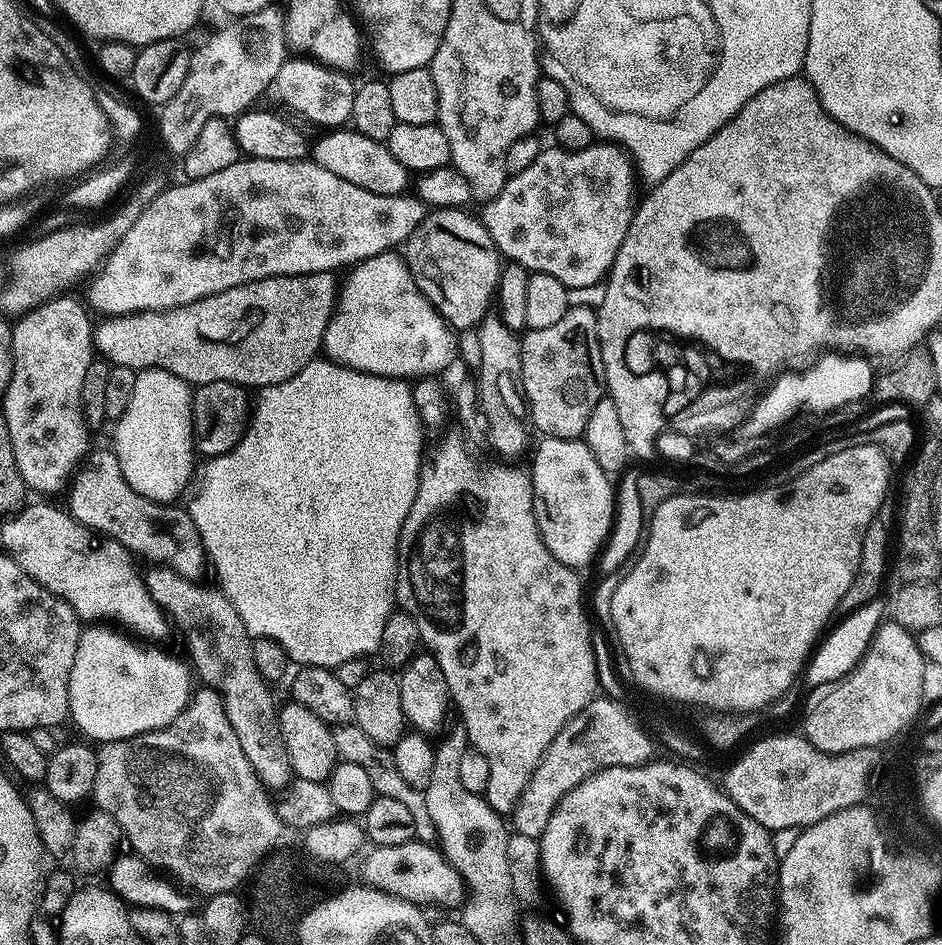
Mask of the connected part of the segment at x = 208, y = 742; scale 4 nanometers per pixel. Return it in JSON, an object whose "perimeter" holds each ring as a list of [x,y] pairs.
{"perimeter":[[[201,687],[195,693],[194,699],[188,707],[184,708],[182,714],[174,722],[170,722],[167,728],[159,728],[154,732],[147,732],[129,740],[109,740],[99,749],[98,755],[100,769],[91,794],[91,799],[96,800],[95,807],[114,818],[114,822],[126,837],[126,842],[128,838],[128,844],[132,847],[129,849],[135,855],[141,856],[147,864],[152,865],[153,869],[163,870],[169,877],[175,878],[185,889],[191,890],[193,893],[195,893],[194,891],[204,892],[203,894],[239,889],[239,884],[252,876],[254,869],[264,860],[266,854],[271,853],[277,847],[275,844],[279,842],[280,832],[282,833],[280,819],[275,812],[273,803],[270,800],[268,802],[268,798],[264,794],[264,792],[266,793],[265,785],[260,783],[254,766],[250,766],[250,758],[246,758],[246,754],[242,754],[242,746],[238,743],[238,734],[234,734],[234,726],[230,726],[230,718],[226,718],[222,698],[212,688]]]}

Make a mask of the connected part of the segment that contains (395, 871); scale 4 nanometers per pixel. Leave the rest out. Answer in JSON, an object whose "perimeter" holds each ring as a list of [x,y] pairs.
{"perimeter":[[[414,839],[402,846],[376,846],[371,850],[372,853],[369,851],[363,857],[363,860],[365,859],[363,883],[367,887],[376,888],[379,892],[385,892],[421,906],[437,904],[440,908],[458,907],[459,909],[465,903],[465,879],[445,858],[439,847]]]}

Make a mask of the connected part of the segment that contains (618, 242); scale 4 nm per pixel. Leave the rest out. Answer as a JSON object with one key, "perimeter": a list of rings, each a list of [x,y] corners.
{"perimeter":[[[597,142],[586,150],[573,152],[551,147],[540,151],[526,170],[508,177],[500,193],[483,205],[482,223],[505,261],[520,264],[529,273],[550,274],[550,278],[558,278],[569,290],[592,288],[612,269],[618,246],[622,246],[636,212],[638,168],[627,149],[615,142]]]}

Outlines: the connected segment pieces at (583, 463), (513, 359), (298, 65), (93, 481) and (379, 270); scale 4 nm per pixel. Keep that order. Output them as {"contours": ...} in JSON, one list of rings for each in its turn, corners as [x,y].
{"contours":[[[[549,436],[539,441],[541,444],[537,446],[531,453],[532,468],[530,467],[530,475],[532,478],[532,497],[534,498],[534,514],[538,522],[538,530],[542,534],[542,542],[546,542],[546,546],[550,550],[550,554],[554,554],[554,558],[558,562],[562,562],[567,568],[583,569],[583,564],[588,564],[597,559],[601,555],[602,549],[609,538],[612,530],[614,519],[614,484],[608,475],[602,470],[602,466],[598,466],[598,462],[594,462],[594,454],[590,454],[590,450],[583,442],[583,439],[567,440],[566,438],[554,438]]],[[[489,314],[478,325],[480,332],[480,369],[474,375],[480,410],[489,419],[487,439],[504,456],[520,456],[527,453],[530,417],[524,399],[524,389],[520,387],[520,336],[511,332],[500,320],[499,315]]],[[[289,58],[284,61],[282,70],[278,70],[274,88],[275,91],[280,91],[281,101],[299,113],[306,114],[307,118],[318,126],[347,125],[352,119],[354,94],[357,89],[357,85],[352,84],[351,78],[348,77],[351,75],[344,70],[333,70],[327,64],[312,58],[302,59],[306,60]]],[[[104,448],[98,449],[97,452],[96,449],[89,451],[88,455],[80,461],[76,471],[72,473],[67,492],[66,511],[90,531],[99,532],[102,536],[109,536],[128,549],[135,557],[146,556],[155,565],[170,568],[184,578],[200,580],[203,577],[204,568],[206,572],[204,548],[200,545],[200,535],[188,514],[187,507],[177,506],[175,503],[159,504],[138,494],[138,490],[134,490],[130,486],[130,482],[126,482],[115,451],[108,449],[107,452]]],[[[383,252],[361,261],[351,272],[324,335],[323,351],[329,359],[360,372],[396,379],[434,376],[455,360],[455,331],[418,290],[399,253]]]]}

